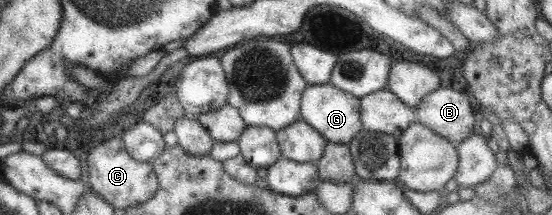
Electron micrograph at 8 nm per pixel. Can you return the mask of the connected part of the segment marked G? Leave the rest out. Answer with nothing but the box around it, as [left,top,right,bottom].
[300,83,361,144]

